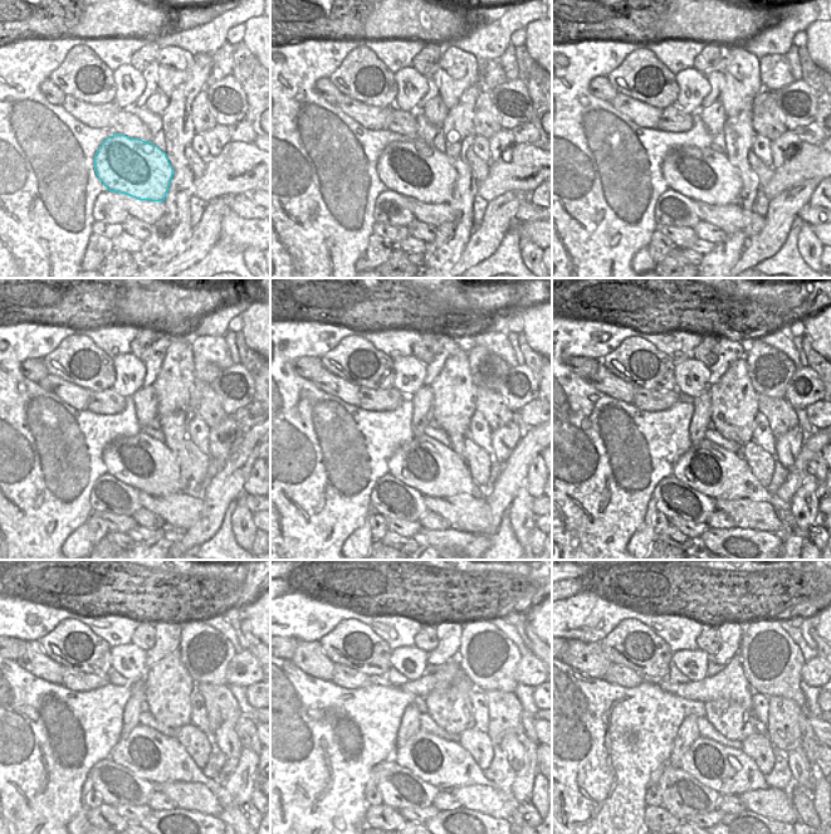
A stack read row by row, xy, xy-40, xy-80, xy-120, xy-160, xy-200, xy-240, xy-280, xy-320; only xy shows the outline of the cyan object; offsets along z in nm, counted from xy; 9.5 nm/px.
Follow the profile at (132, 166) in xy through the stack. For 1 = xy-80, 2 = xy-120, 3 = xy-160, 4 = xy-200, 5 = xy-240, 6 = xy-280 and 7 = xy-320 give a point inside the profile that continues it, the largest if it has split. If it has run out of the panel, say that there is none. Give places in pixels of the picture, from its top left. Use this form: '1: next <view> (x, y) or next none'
1: next xy-80 (704, 175)
2: next xy-120 (146, 464)
3: next xy-160 (431, 468)
4: next xy-200 (715, 472)
5: next xy-240 (150, 755)
6: next xy-280 (446, 765)
7: next xy-320 (729, 771)

